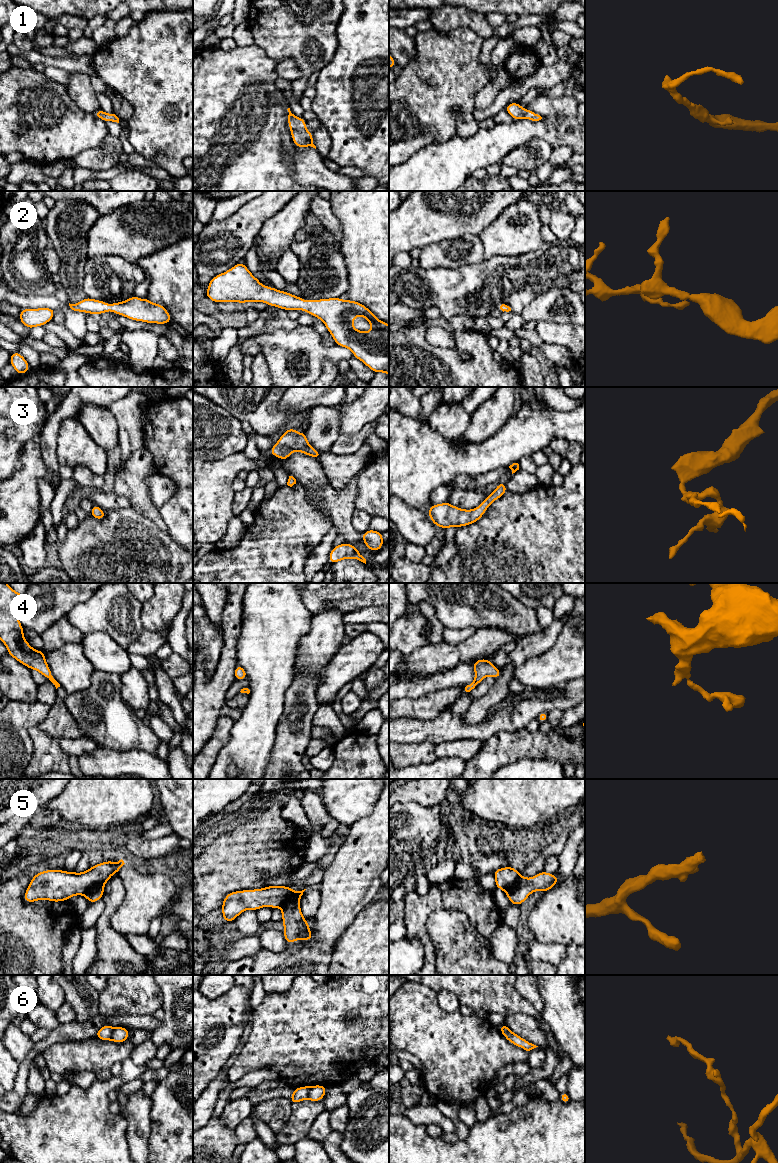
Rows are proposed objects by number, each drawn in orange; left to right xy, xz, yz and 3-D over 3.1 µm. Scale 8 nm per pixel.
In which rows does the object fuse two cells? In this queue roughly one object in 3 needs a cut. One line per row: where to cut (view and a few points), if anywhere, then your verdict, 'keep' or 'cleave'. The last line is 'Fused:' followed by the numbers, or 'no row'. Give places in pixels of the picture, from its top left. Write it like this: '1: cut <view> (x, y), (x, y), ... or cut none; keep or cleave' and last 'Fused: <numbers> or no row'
1: cut none; keep
2: cut none; keep
3: cut none; keep
4: cut none; keep
5: cut xy (103, 884), (93, 884), (84, 895); cleave
6: cut xy (114, 1028), (110, 1039); cleave
Fused: 5, 6

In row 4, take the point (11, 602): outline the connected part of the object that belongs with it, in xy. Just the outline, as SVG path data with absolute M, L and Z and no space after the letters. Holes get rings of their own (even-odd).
M0 583L0 641L7 647L8 655L41 673L57 689L60 684L52 676L45 653L32 648L24 637L18 615L25 603L24 594L14 591L7 583Z

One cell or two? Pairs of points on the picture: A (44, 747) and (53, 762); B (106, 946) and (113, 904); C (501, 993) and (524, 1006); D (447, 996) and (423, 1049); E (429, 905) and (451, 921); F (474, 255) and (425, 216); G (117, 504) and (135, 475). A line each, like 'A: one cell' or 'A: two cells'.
A: one cell
B: one cell
C: one cell
D: two cells
E: two cells
F: two cells
G: two cells

